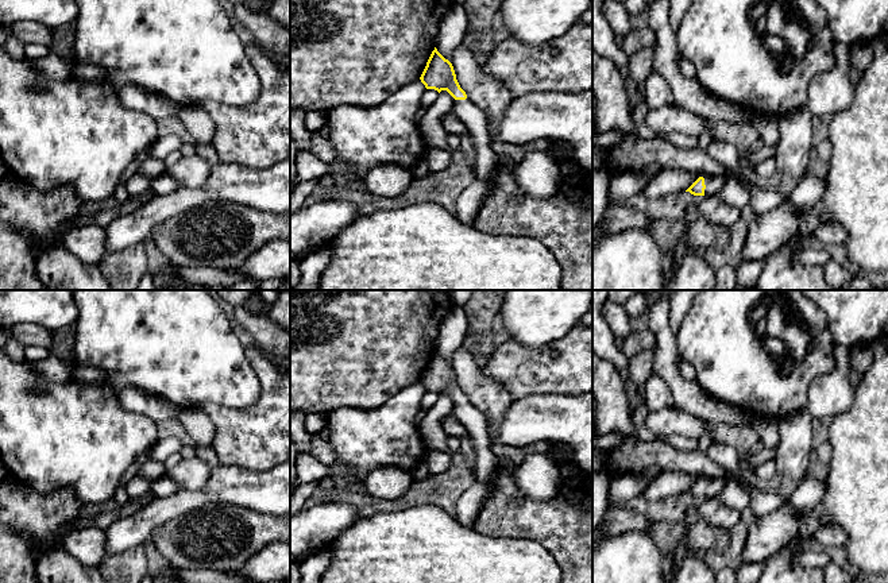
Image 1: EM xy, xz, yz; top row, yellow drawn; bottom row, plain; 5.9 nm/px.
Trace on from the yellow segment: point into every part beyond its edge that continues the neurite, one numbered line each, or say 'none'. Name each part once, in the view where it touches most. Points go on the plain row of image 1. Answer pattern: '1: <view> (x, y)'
1: yz (713, 486)

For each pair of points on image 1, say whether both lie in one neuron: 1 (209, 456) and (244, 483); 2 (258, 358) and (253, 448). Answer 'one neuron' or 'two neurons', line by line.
1: one neuron
2: one neuron

